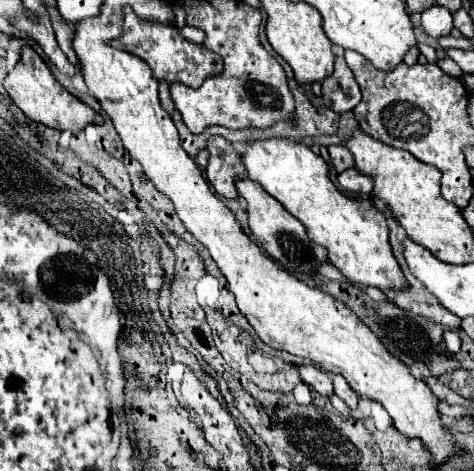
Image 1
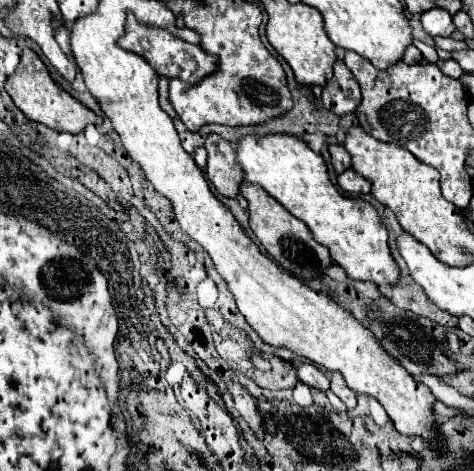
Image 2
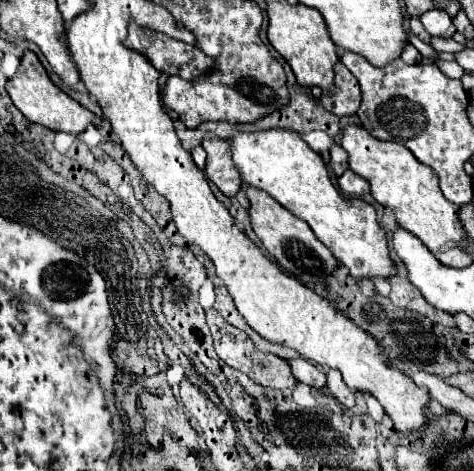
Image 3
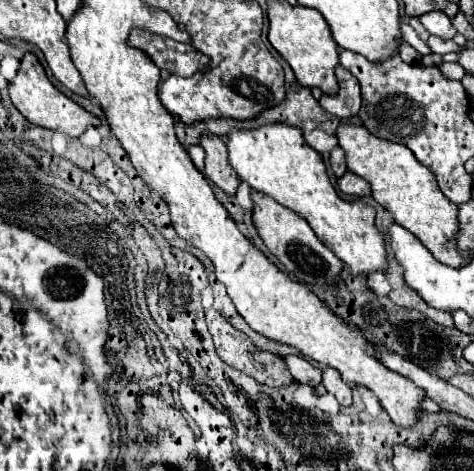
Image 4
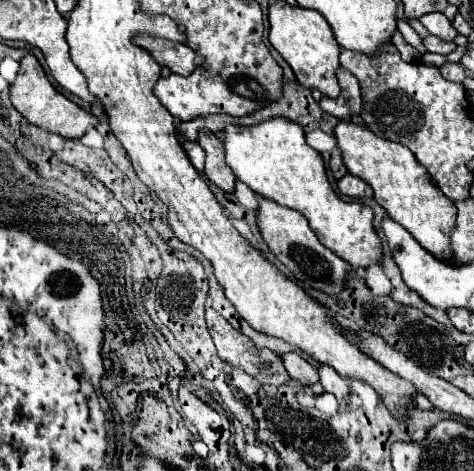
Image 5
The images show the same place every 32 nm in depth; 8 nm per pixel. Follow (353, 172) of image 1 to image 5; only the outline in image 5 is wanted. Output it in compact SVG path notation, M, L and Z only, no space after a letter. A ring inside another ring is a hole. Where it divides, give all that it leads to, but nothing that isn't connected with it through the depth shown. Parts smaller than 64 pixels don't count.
M346 174L344 178L338 180L338 190L344 196L350 196L354 200L370 200L372 198L372 188L358 176Z

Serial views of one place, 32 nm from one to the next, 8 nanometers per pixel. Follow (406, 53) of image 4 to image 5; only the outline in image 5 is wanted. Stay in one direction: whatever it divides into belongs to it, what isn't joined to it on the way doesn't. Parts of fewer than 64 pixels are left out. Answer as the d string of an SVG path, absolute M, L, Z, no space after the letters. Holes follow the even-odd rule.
M398 31L392 37L392 42L397 47L401 58L406 62L414 62L420 56L418 56L419 52L413 46L408 44L402 34Z

